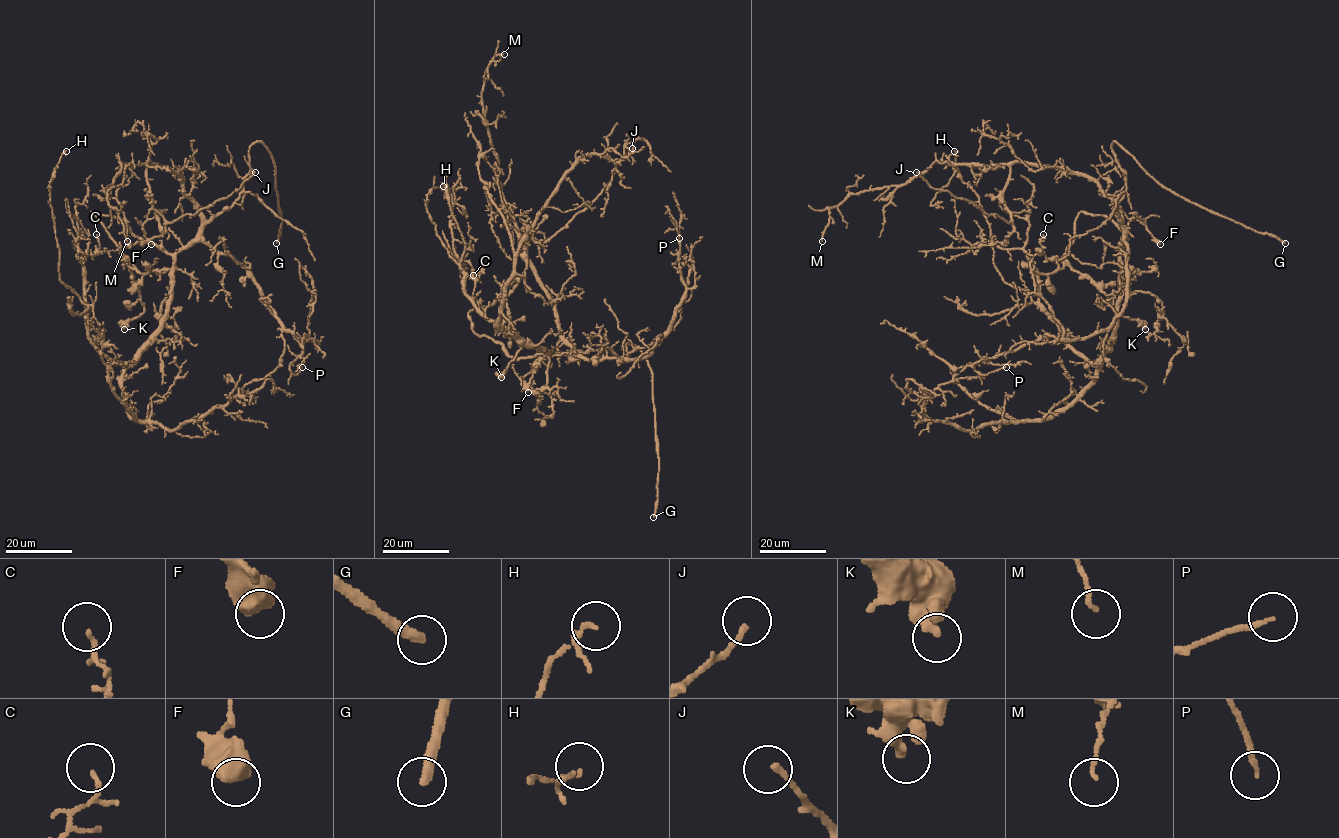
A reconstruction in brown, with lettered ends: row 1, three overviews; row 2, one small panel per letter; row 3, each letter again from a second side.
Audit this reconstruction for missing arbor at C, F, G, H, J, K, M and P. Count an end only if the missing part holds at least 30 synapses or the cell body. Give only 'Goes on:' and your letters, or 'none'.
Goes on: G

